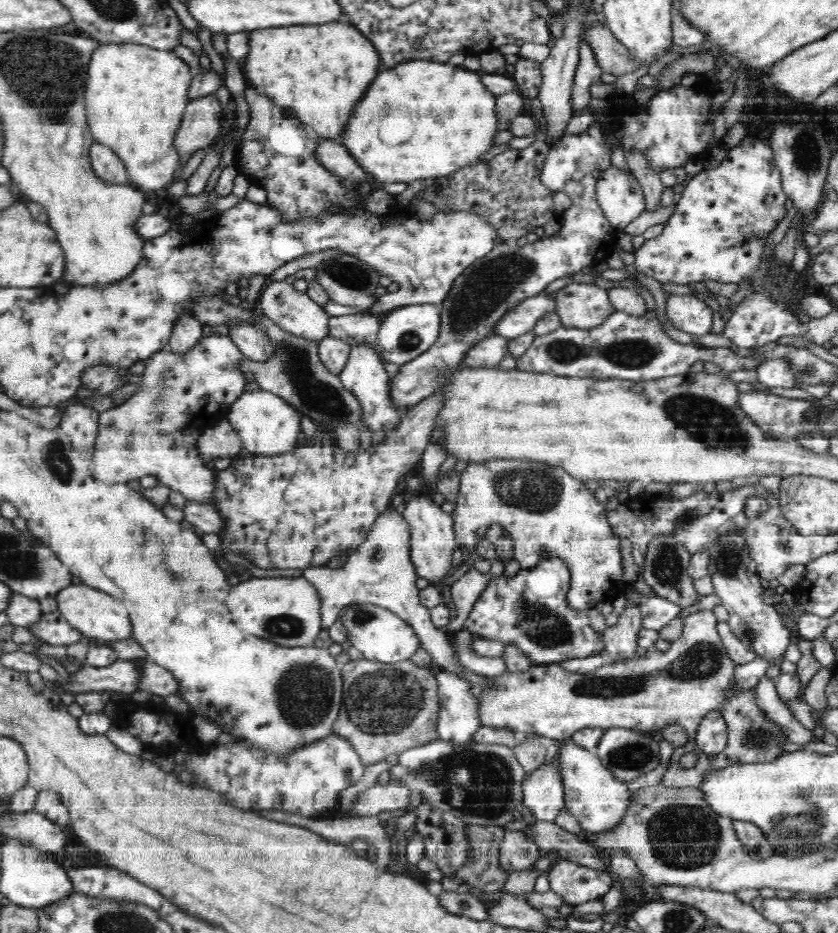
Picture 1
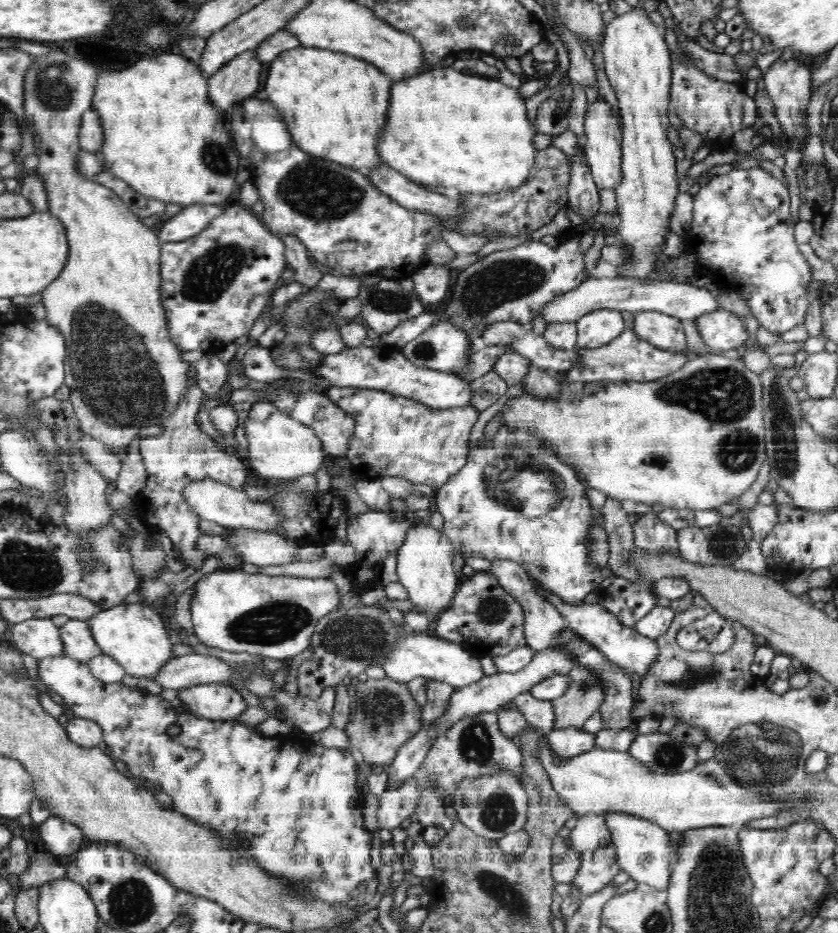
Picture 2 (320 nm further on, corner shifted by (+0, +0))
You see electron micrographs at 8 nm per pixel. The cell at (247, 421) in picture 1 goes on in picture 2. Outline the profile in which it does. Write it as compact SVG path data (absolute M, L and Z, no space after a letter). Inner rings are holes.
M270 400L253 403L245 420L245 434L249 444L247 464L263 478L292 480L304 475L315 475L322 466L332 465L332 460L323 450L320 438L312 428L294 420Z

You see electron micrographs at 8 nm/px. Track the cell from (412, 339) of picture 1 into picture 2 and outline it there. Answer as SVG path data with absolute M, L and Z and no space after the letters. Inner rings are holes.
M444 320L400 348L400 352L419 368L460 375L473 356L469 352L472 348L468 336Z

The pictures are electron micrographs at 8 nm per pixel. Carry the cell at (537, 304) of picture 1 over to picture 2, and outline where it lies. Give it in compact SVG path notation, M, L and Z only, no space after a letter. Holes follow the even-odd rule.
M616 276L615 278L590 277L577 286L556 296L553 302L545 305L540 316L548 324L578 321L582 316L597 309L611 309L616 311L628 311L638 314L642 311L657 312L672 316L680 320L700 319L705 313L719 310L715 293L708 291L707 286L696 287L690 283L675 281L638 280L635 277Z

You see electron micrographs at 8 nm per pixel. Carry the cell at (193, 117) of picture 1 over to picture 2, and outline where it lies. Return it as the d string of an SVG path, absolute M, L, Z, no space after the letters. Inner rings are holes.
M256 49L243 52L208 79L208 100L221 112L221 117L233 104L258 95L263 62L256 57Z

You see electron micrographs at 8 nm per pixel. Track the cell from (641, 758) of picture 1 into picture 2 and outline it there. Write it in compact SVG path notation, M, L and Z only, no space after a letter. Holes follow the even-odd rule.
M660 732L638 733L626 751L648 769L665 775L680 774L701 763L698 760L698 745L674 741Z

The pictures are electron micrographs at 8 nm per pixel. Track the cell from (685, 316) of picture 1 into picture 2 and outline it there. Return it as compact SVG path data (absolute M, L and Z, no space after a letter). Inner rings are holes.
M728 310L705 313L695 322L704 344L715 353L744 348L746 341L752 336L744 326L744 320Z

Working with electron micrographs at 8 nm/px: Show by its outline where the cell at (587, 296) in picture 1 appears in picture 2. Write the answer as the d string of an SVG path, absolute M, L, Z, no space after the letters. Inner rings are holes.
M597 309L577 321L576 348L601 348L611 344L624 330L624 318L620 311Z

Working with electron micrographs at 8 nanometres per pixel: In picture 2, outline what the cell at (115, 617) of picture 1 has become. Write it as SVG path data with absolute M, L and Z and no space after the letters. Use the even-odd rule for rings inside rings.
M122 603L113 605L112 608L101 609L96 616L89 618L88 626L102 652L117 660L125 668L128 676L153 680L160 668L175 657L172 642L160 615L148 605Z

